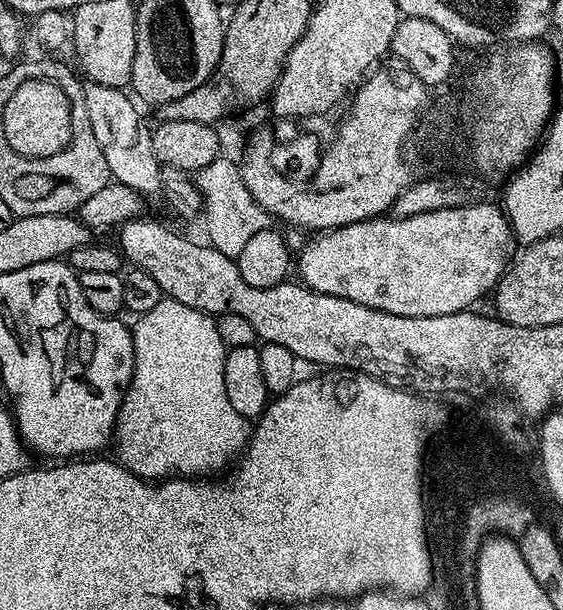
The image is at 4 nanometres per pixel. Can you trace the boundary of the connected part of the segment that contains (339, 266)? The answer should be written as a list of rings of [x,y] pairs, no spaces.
[[[465,202],[459,204],[457,208],[443,208],[442,210],[430,210],[426,214],[414,214],[413,216],[396,216],[385,214],[377,216],[374,220],[363,220],[347,224],[341,228],[330,228],[321,231],[304,249],[295,261],[294,268],[300,271],[298,276],[299,283],[306,288],[312,288],[322,294],[330,294],[334,298],[346,298],[350,302],[358,302],[362,306],[370,306],[374,310],[382,310],[386,314],[398,314],[399,316],[441,316],[442,314],[458,314],[467,312],[484,295],[491,293],[503,278],[505,272],[510,267],[510,261],[513,259],[512,244],[514,237],[512,227],[508,221],[508,213],[504,211],[499,203],[496,204],[472,204]]]

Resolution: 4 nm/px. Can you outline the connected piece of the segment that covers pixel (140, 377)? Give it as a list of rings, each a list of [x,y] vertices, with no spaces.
[[[167,298],[137,320],[140,321],[130,328],[134,346],[132,381],[116,415],[115,459],[123,468],[149,482],[207,477],[212,474],[208,472],[222,467],[232,455],[243,453],[250,439],[249,421],[226,399],[226,382],[222,382],[226,349],[216,321],[207,312],[199,312]]]

